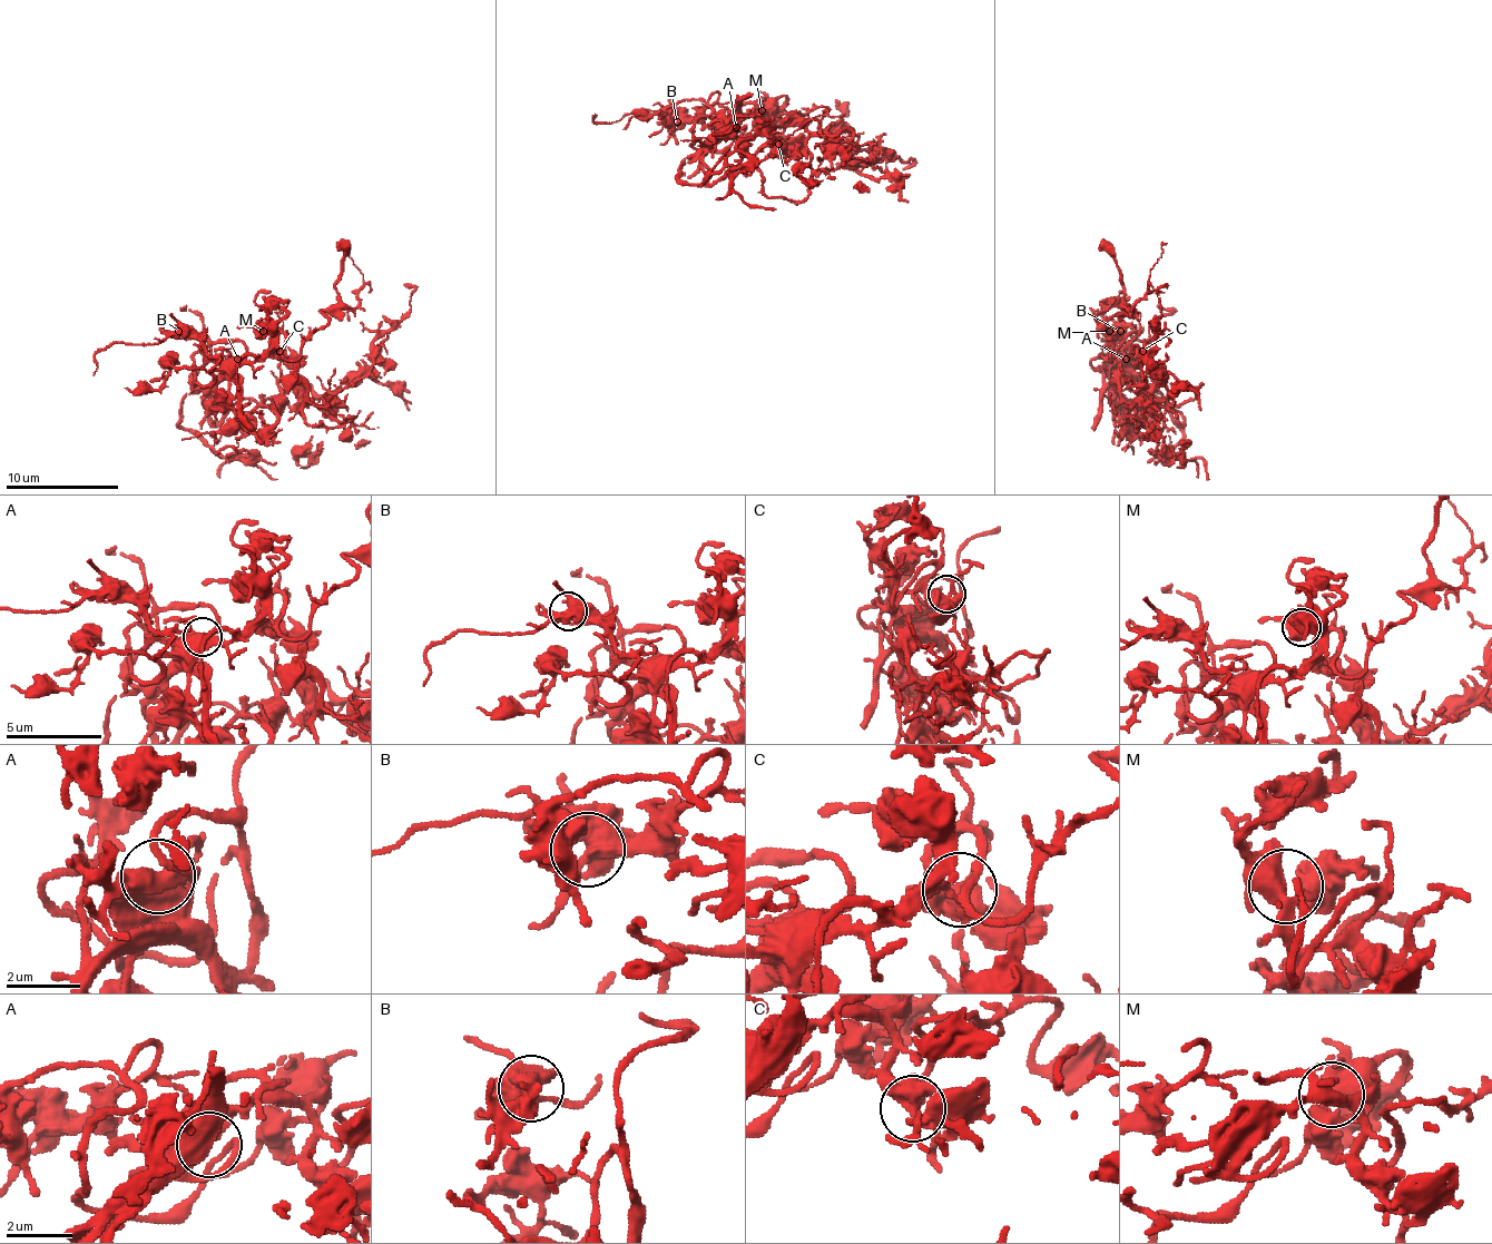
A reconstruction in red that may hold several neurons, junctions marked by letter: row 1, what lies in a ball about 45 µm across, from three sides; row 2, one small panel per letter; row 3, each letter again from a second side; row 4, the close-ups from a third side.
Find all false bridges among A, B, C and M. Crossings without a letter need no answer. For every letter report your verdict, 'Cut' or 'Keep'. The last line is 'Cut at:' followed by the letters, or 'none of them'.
A: Keep
B: Keep
C: Keep
M: Keep
Cut at: none of them

